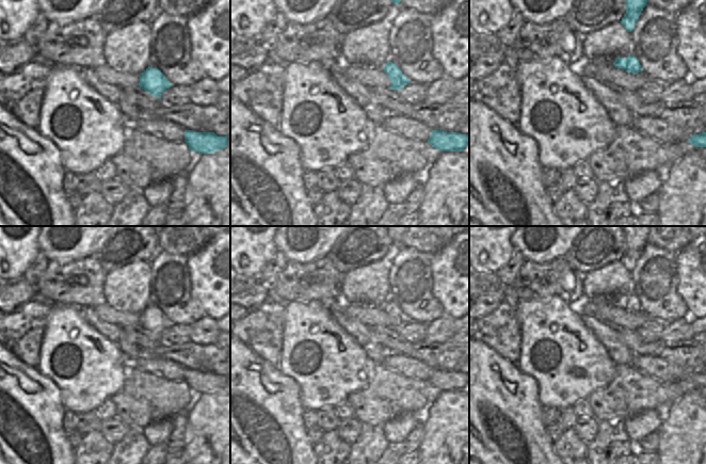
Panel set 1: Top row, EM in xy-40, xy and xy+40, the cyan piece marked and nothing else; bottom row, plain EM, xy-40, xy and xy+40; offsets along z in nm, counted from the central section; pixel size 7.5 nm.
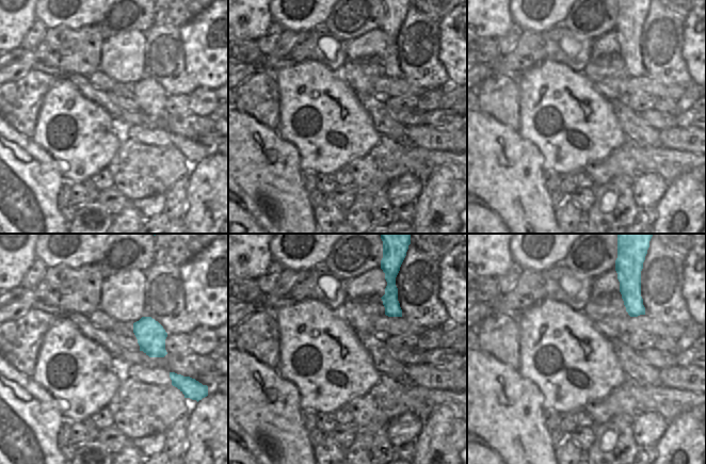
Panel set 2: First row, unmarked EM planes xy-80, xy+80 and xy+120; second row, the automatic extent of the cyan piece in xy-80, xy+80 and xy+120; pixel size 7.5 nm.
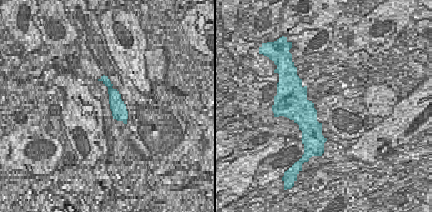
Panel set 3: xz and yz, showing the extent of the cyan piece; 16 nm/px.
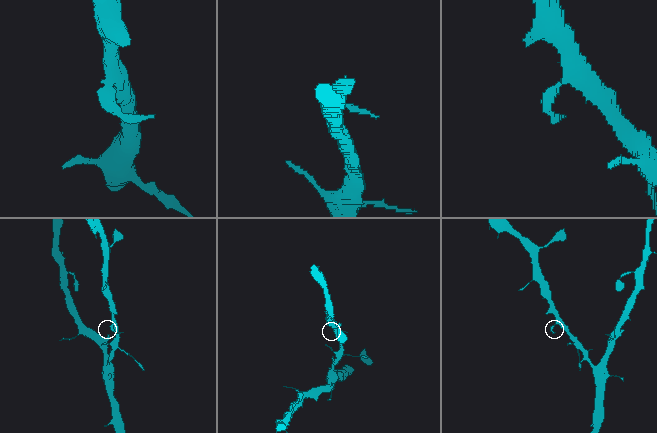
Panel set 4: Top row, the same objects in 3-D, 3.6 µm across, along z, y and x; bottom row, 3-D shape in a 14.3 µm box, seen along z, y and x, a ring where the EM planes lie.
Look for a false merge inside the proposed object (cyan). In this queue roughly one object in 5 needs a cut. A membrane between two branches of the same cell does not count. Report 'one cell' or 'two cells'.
one cell

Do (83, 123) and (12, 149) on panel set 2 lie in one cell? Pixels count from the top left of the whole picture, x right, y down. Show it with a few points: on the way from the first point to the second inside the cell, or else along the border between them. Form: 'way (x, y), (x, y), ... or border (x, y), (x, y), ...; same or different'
border (30, 139), (52, 158); different

